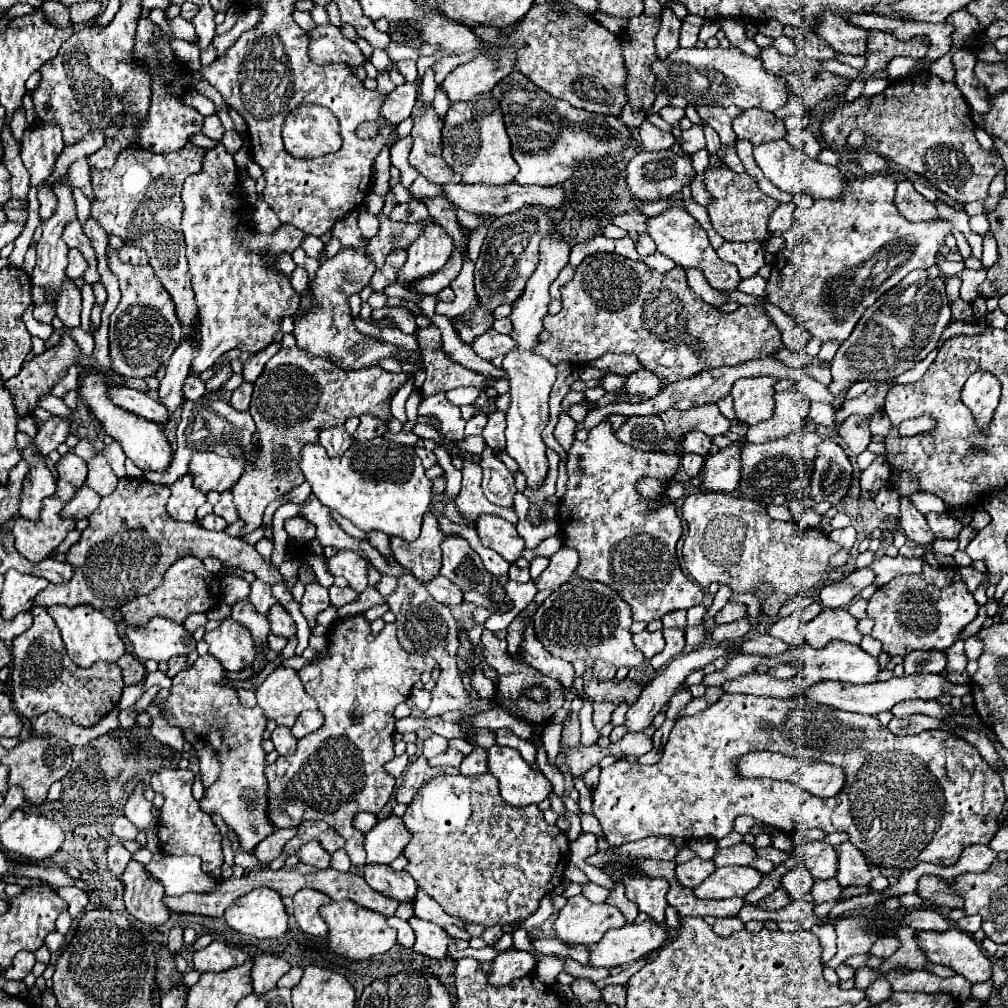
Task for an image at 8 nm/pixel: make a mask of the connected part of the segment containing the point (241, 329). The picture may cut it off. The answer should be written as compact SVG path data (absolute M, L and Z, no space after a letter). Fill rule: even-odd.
M216 141L212 149L204 151L204 161L200 173L186 177L182 189L184 201L184 215L182 215L182 233L186 239L186 257L192 273L192 287L196 293L198 303L198 319L200 319L200 349L192 361L194 373L202 373L204 369L212 367L218 357L226 351L240 347L242 351L260 351L272 343L274 333L280 329L280 319L286 315L294 315L300 305L300 295L294 291L290 277L274 271L266 257L276 259L280 253L294 253L304 241L300 229L294 225L280 225L272 233L260 233L250 225L246 201L240 193L240 179L238 167L230 153L226 153L222 141Z

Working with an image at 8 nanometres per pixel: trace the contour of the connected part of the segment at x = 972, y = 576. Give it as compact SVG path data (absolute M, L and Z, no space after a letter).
M972 565L970 567L960 567L960 573L962 573L962 579L966 581L970 591L974 591L980 585L980 581L982 581L982 573L976 571Z

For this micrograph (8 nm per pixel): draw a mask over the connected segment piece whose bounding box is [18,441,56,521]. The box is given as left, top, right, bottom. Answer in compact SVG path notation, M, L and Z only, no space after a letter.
M34 441L26 449L22 449L20 455L24 461L28 461L30 469L22 483L18 513L26 519L36 521L42 509L42 499L56 493L56 479L46 465L46 457L38 455L38 447L34 447Z

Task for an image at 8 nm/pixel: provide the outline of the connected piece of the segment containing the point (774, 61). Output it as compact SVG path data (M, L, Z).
M762 47L760 49L762 67L768 73L774 73L776 77L782 77L794 93L798 93L806 107L814 107L824 97L830 95L844 95L850 79L836 77L834 73L824 71L816 59L808 57L786 57L780 55L774 47Z

